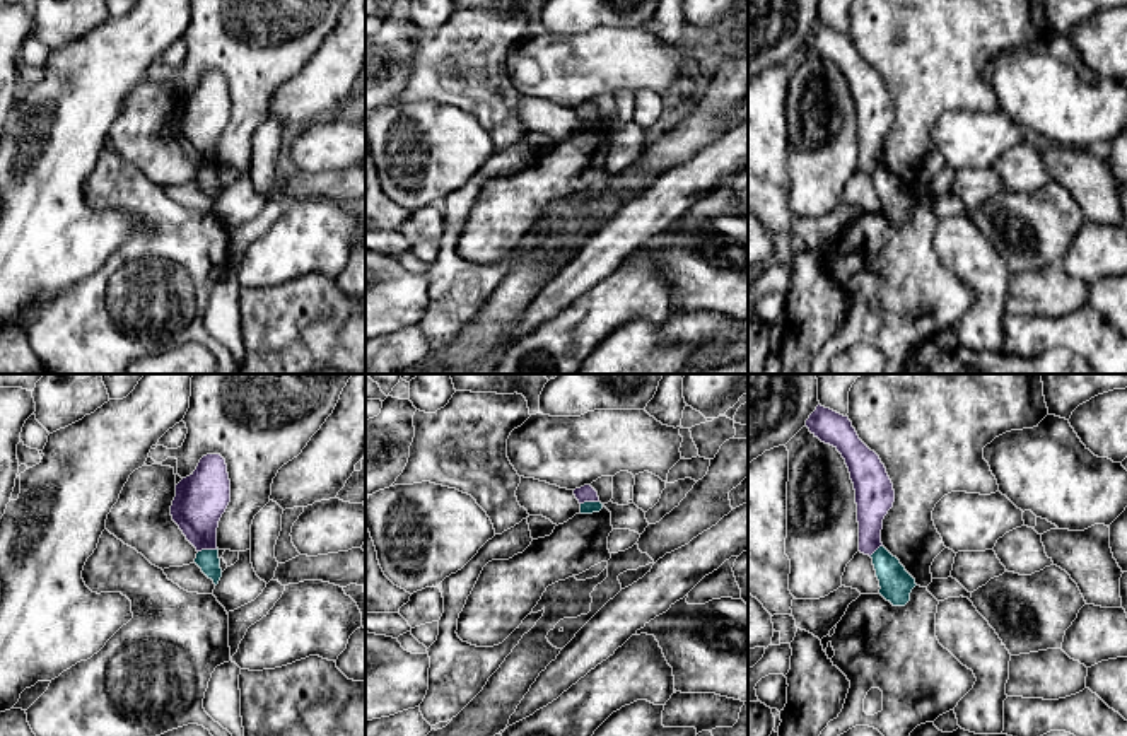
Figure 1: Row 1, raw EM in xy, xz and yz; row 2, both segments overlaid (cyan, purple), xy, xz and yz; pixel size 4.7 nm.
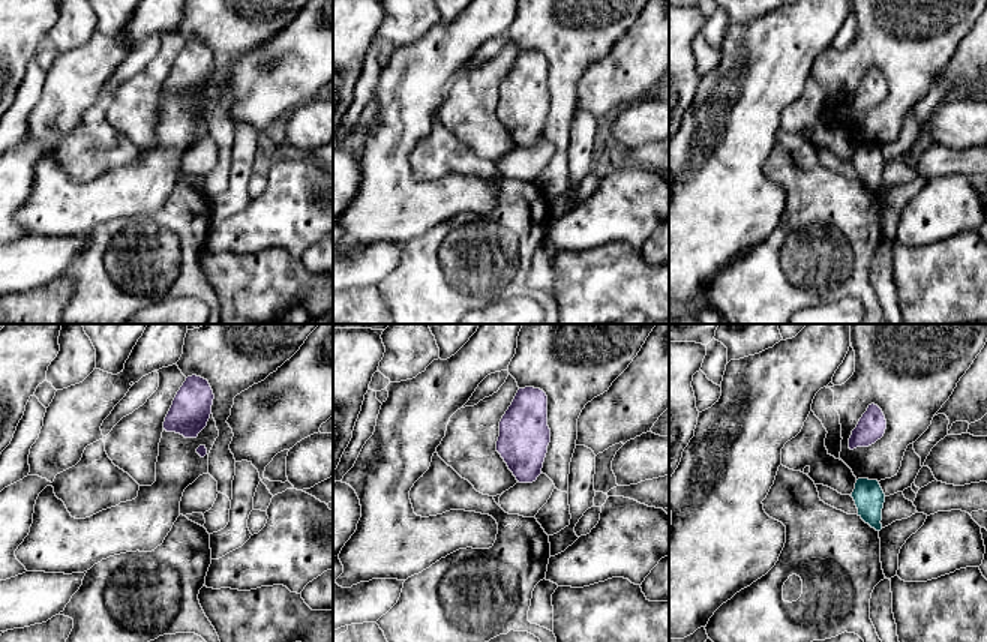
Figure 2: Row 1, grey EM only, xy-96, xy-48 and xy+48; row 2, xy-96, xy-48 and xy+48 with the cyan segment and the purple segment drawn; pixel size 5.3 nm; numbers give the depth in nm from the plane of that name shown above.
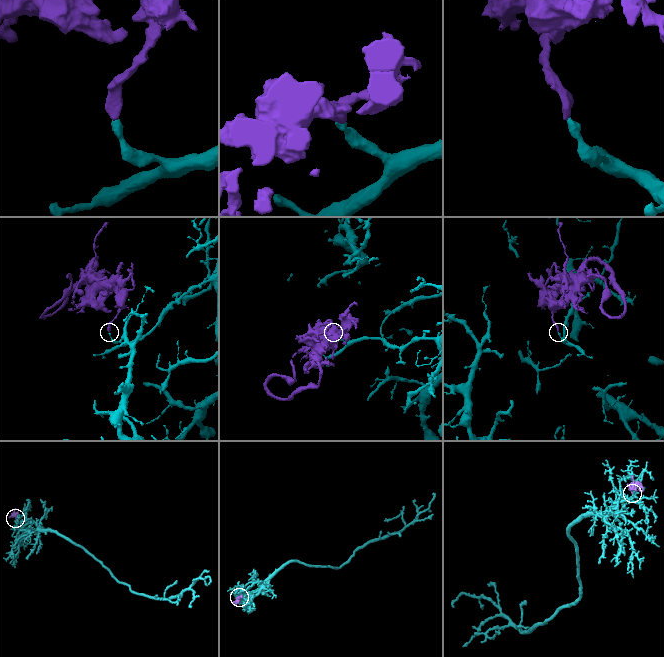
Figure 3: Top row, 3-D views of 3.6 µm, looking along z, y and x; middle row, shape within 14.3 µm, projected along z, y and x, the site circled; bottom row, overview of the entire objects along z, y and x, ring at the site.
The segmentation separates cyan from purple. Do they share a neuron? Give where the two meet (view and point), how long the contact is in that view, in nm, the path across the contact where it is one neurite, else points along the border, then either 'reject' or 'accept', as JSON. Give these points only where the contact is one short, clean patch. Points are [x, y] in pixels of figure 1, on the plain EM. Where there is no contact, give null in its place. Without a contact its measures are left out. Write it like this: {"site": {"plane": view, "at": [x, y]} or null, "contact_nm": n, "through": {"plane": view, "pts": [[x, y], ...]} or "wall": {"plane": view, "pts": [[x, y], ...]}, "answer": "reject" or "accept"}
{"site": {"plane": "xy", "at": [207, 168]}, "contact_nm": 100, "wall": {"plane": "xy", "pts": [[217, 166], [202, 166], [198, 169]]}, "answer": "reject"}

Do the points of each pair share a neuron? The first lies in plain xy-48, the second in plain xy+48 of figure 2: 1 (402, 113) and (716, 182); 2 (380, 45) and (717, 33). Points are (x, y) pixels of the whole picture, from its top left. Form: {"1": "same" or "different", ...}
{"1": "same", "2": "same"}

